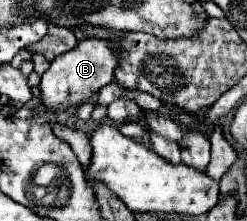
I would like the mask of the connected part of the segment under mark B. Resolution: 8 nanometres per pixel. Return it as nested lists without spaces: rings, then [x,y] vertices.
[[[101,38],[81,40],[79,46],[73,48],[71,52],[57,56],[55,62],[51,62],[49,70],[41,76],[39,90],[41,90],[43,108],[59,114],[59,112],[65,112],[67,108],[83,104],[113,80],[115,66],[117,66],[117,54],[111,50],[107,40],[101,40]]]

